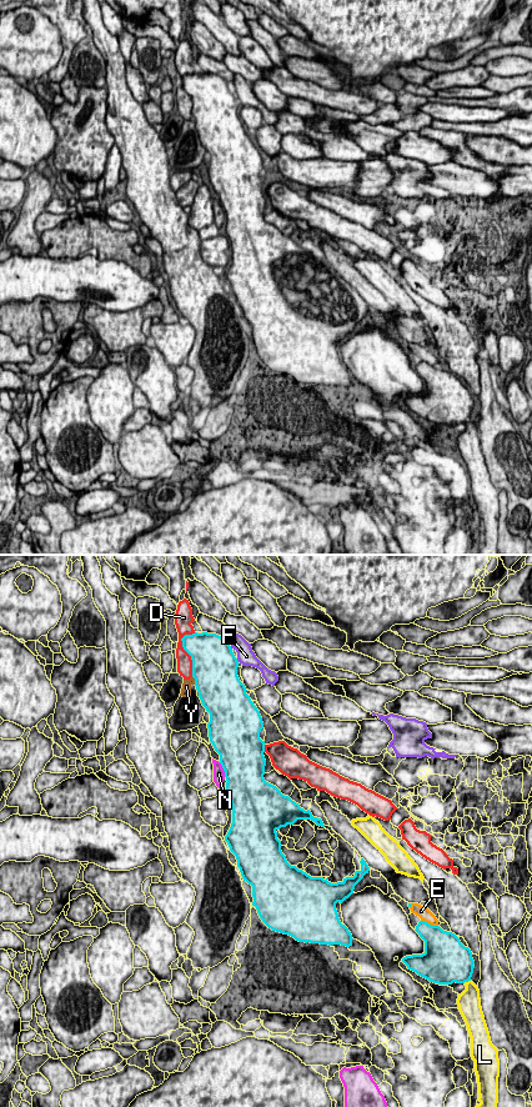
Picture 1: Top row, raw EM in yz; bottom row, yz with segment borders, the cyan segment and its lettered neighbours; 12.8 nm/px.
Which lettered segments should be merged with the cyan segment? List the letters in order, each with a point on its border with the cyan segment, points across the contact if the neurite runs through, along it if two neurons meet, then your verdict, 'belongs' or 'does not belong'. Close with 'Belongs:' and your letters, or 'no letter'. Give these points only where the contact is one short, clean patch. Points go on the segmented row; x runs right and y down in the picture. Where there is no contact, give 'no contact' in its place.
D: meets cyan in yz at (185, 650); does not belong
E: meets cyan in yz at (428, 923); belongs
F: meets cyan in yz at (236, 660); does not belong
L: meets cyan in yz at (466, 981); does not belong
N: meets cyan in yz at (224, 770); does not belong
Y: meets cyan in yz at (195, 680); does not belong
Belongs: E

